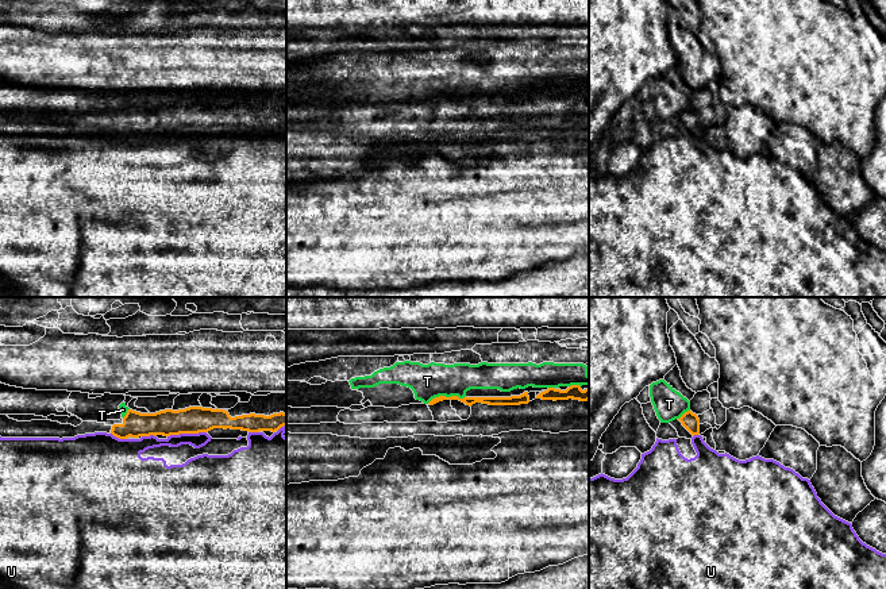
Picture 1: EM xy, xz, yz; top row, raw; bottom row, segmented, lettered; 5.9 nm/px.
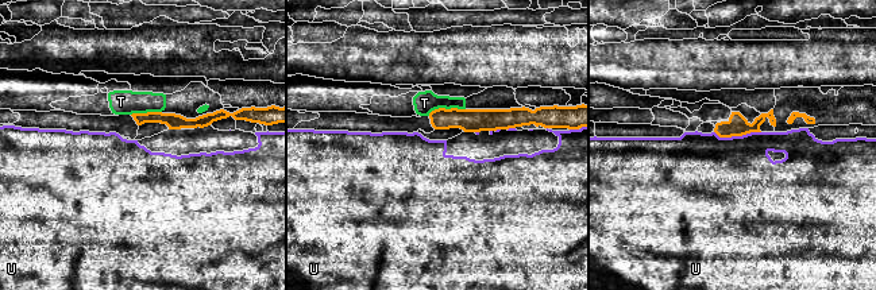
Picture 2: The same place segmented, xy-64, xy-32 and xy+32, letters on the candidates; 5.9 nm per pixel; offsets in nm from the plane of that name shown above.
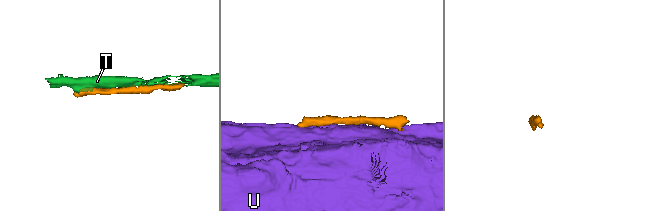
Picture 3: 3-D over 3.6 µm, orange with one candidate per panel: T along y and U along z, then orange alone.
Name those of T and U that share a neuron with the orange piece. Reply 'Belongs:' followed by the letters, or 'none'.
Belongs: none

